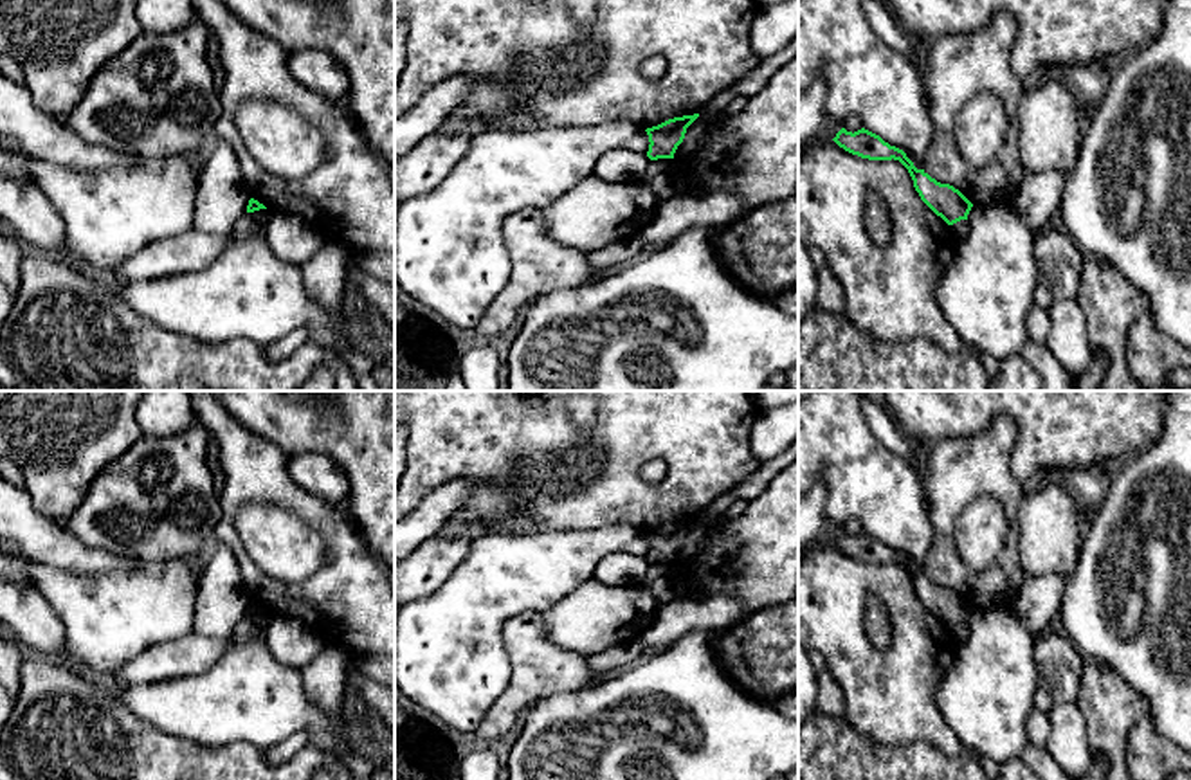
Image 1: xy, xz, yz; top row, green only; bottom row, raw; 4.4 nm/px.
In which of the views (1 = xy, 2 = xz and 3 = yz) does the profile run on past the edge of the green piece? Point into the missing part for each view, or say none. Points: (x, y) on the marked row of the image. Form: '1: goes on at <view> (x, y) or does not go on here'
1: does not go on here
2: does not go on here
3: does not go on here

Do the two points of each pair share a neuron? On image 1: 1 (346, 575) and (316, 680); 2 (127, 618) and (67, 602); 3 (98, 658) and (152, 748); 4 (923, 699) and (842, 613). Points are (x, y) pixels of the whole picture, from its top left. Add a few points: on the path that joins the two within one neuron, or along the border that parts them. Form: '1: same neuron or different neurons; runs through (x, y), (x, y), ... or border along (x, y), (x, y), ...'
1: different neurons; border along (327, 643), (345, 647), (355, 656)
2: same neuron; runs through (112, 616), (81, 602)
3: different neurons; border along (85, 672), (107, 683)
4: same neuron; runs through (898, 687), (849, 638)

